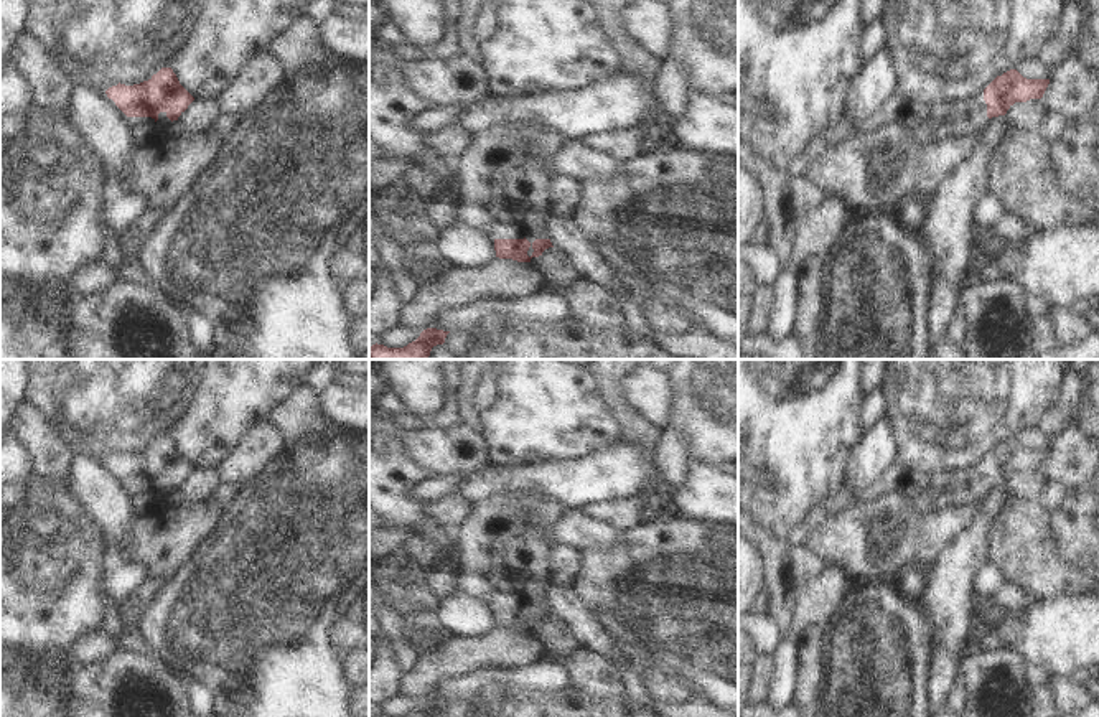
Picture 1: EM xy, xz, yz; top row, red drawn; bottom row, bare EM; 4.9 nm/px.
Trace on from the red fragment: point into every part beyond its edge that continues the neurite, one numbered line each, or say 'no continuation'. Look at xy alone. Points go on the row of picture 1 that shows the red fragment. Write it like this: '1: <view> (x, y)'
1: xy (134, 122)

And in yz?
1: yz (969, 117)

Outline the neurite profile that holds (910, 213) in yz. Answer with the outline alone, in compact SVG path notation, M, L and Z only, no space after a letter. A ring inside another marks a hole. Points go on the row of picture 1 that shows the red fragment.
M911 198L905 203L901 203L895 209L895 216L898 223L905 227L908 227L911 232L918 232L924 223L926 211L916 198Z

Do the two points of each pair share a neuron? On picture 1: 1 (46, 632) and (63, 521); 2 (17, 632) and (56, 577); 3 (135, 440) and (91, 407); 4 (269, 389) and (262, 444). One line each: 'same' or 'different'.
1: same
2: same
3: same
4: different

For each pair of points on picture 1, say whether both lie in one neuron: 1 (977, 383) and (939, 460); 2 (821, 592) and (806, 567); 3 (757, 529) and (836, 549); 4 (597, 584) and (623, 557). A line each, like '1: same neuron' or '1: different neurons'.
1: same neuron
2: different neurons
3: different neurons
4: same neuron

